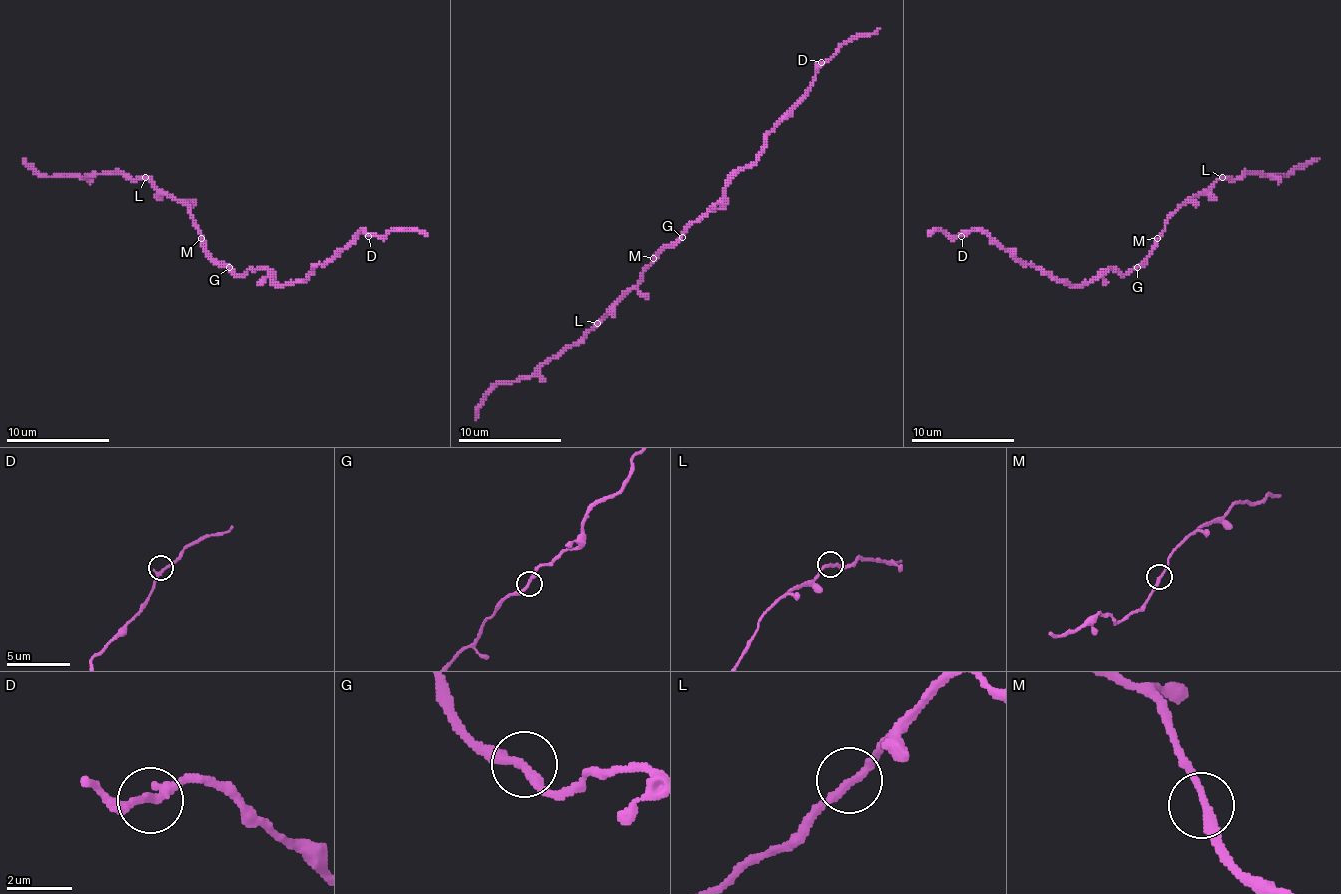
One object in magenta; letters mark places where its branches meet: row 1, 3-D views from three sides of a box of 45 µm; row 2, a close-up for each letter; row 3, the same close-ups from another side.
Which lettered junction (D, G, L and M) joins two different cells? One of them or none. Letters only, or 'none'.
L

